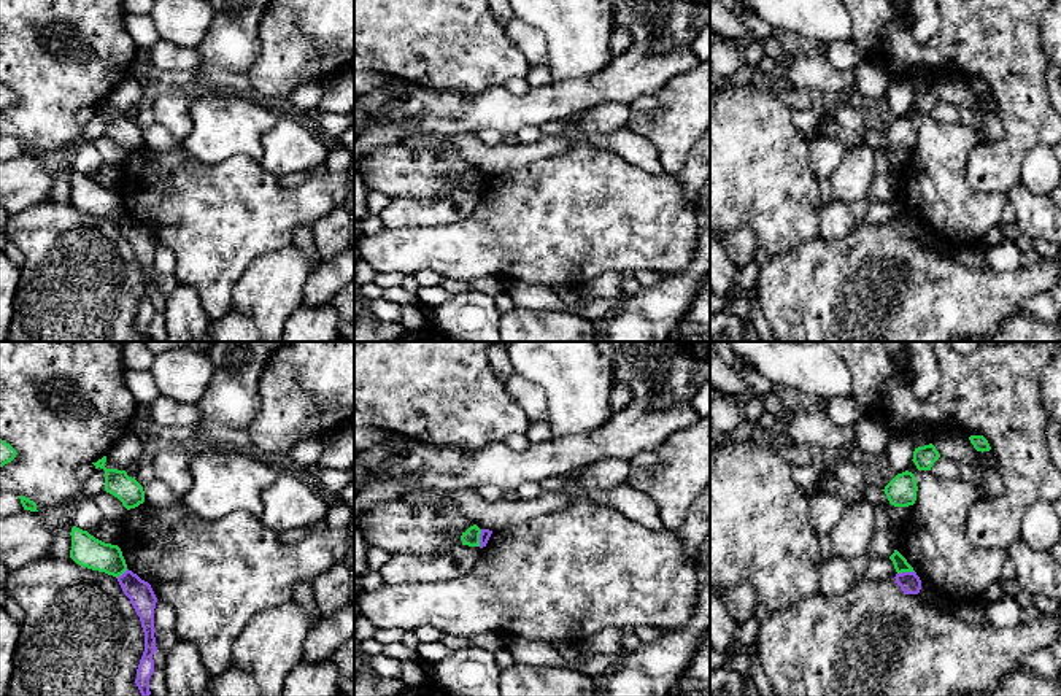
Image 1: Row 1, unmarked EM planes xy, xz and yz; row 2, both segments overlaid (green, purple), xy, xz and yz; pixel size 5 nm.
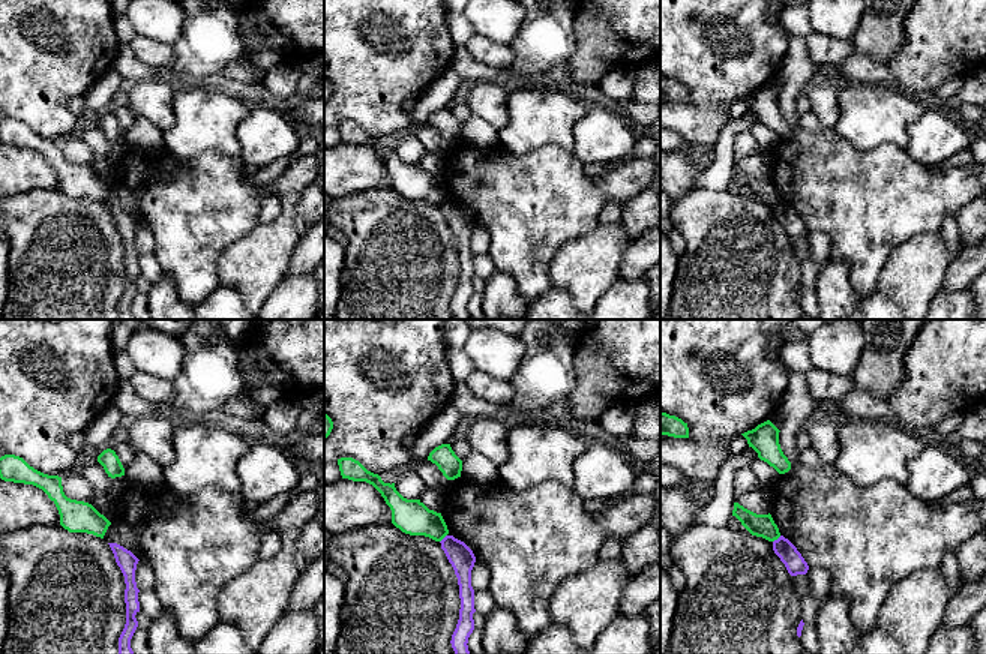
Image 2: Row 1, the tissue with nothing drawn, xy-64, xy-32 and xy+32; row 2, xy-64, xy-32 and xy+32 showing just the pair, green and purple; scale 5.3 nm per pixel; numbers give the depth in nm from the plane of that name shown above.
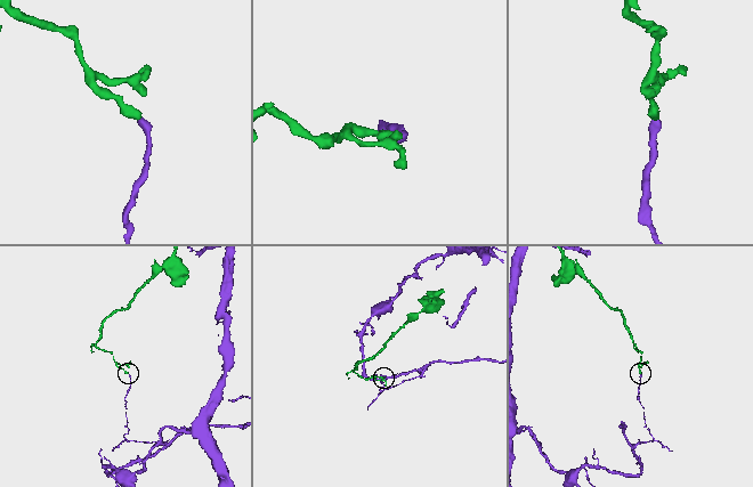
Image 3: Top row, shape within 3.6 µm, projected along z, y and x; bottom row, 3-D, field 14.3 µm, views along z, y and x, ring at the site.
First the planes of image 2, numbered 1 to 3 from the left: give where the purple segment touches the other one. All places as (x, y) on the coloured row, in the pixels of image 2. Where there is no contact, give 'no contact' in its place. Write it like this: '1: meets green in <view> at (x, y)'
1: no contact
2: meets green in xy-32 at (443, 537)
3: meets green in xy+32 at (776, 539)

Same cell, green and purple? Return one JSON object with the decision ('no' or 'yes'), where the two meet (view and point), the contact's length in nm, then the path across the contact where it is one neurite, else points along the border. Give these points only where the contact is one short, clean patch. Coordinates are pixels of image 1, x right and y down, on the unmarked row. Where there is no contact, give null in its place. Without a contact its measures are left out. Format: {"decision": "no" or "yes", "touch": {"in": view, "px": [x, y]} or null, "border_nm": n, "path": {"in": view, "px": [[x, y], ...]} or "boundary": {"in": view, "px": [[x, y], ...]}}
{"decision": "no", "touch": {"in": "xz", "px": [478, 181]}, "border_nm": 90, "boundary": {"in": "xz", "px": [[482, 174], [478, 189]]}}

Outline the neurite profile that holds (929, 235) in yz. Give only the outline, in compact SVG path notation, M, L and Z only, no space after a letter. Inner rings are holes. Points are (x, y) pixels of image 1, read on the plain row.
M916 216L916 219L921 224L921 234L920 238L924 245L932 248L945 248L948 249L950 245L940 237L940 234L928 224L928 221L921 216Z

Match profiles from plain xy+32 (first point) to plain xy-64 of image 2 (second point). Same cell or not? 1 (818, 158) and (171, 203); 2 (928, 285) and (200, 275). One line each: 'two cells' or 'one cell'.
1: one cell
2: two cells

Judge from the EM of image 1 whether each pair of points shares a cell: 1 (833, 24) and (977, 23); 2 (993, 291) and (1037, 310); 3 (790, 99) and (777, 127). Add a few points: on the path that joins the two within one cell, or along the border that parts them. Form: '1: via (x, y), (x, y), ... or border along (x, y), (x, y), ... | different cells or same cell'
1: border along (848, 16), (852, 40) | different cells
2: border along (1044, 291), (1030, 296), (1020, 312) | different cells
3: border along (755, 86), (774, 94), (791, 110) | different cells

